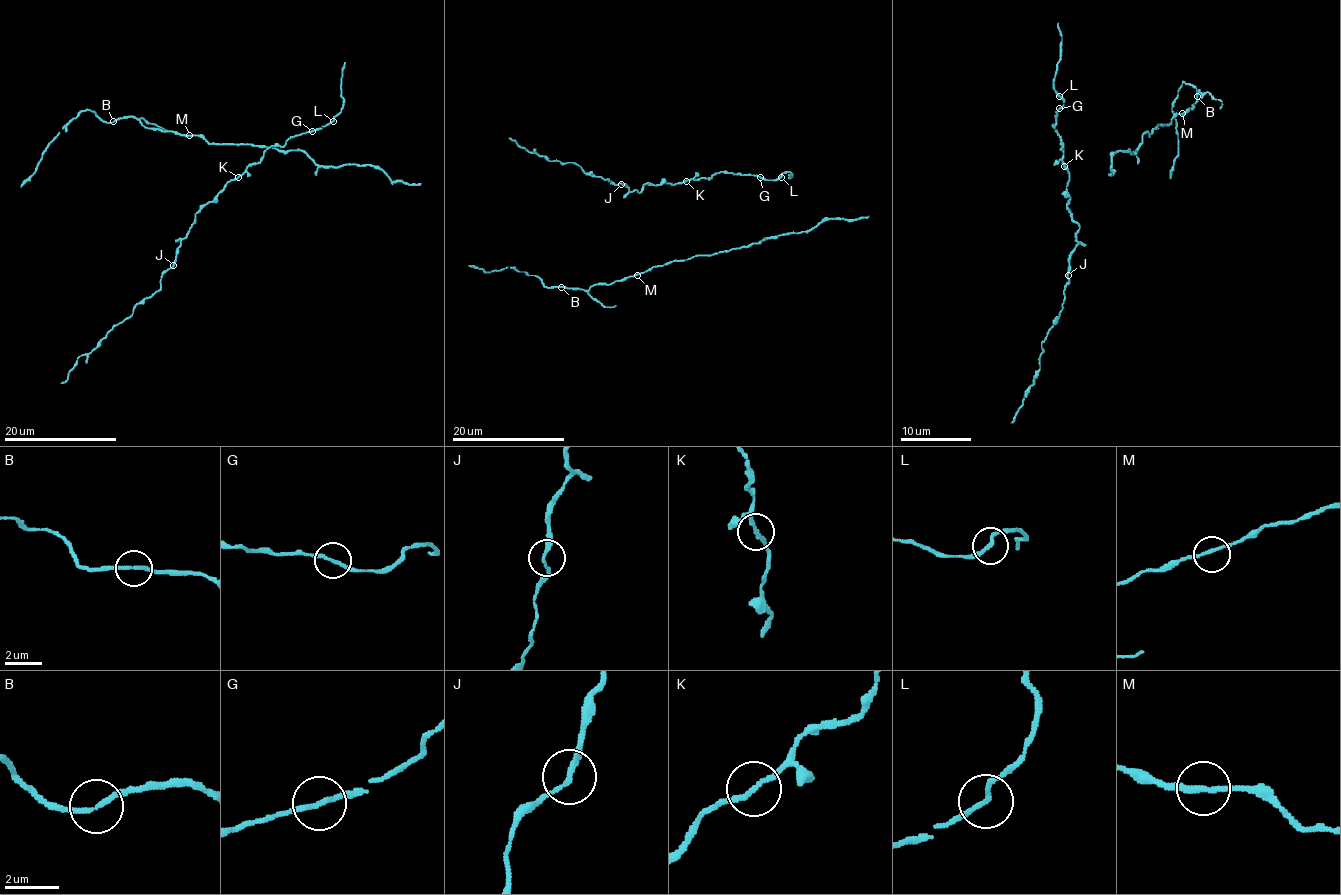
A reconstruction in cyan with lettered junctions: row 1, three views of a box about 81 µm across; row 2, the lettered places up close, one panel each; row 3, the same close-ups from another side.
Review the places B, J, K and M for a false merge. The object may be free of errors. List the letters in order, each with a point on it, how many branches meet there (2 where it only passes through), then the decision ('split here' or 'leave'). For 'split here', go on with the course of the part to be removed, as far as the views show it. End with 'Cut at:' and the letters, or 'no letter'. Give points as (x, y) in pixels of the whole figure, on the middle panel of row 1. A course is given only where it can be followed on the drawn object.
B: at (561, 287); 2 branches meet; leave
J: at (621, 184); 2 branches meet; leave
K: at (686, 181); 2 branches meet; leave
M: at (637, 275); 2 branches meet; leave
Cut at: no letter

